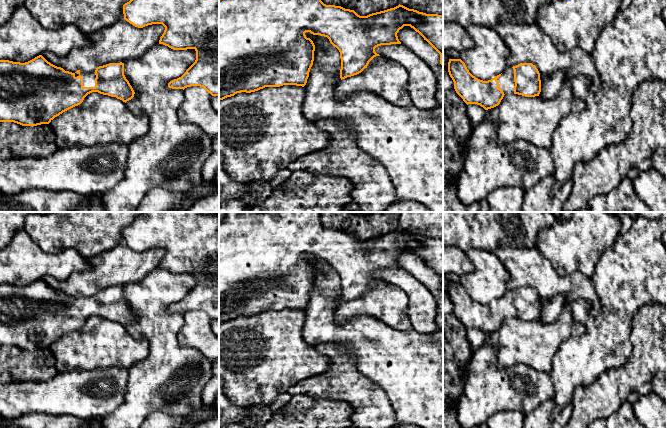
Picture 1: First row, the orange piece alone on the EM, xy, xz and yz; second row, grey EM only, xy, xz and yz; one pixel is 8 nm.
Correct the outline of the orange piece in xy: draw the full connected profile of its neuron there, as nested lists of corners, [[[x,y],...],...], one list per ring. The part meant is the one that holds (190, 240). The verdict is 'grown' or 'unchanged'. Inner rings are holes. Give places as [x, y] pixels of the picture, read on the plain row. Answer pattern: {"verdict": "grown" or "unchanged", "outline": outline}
{"verdict": "unchanged", "outline": [[[143,212],[129,226],[123,229],[124,243],[135,251],[143,252],[152,248],[165,251],[159,268],[173,274],[194,273],[195,286],[179,302],[168,307],[172,313],[191,310],[203,311],[212,320],[219,320],[219,212],[204,215],[201,212]]]}

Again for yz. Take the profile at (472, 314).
{"verdict": "grown", "outline": [[[449,283],[448,296],[454,306],[456,317],[468,328],[477,328],[485,334],[498,330],[506,318],[518,318],[525,321],[539,320],[541,316],[540,297],[532,287],[520,287],[507,290],[505,295],[491,304],[483,305],[473,300],[461,283]]]}

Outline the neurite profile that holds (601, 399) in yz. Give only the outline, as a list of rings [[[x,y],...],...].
[[[647,304],[635,312],[631,322],[633,351],[628,360],[618,368],[602,373],[589,386],[578,386],[573,396],[573,411],[564,428],[589,428],[596,419],[607,418],[627,400],[627,395],[662,371],[667,371],[667,306]]]

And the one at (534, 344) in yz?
[[[566,306],[550,323],[506,318],[498,330],[486,334],[483,344],[495,348],[500,369],[522,364],[550,374],[561,344],[584,332],[584,326],[574,321],[571,309]]]

